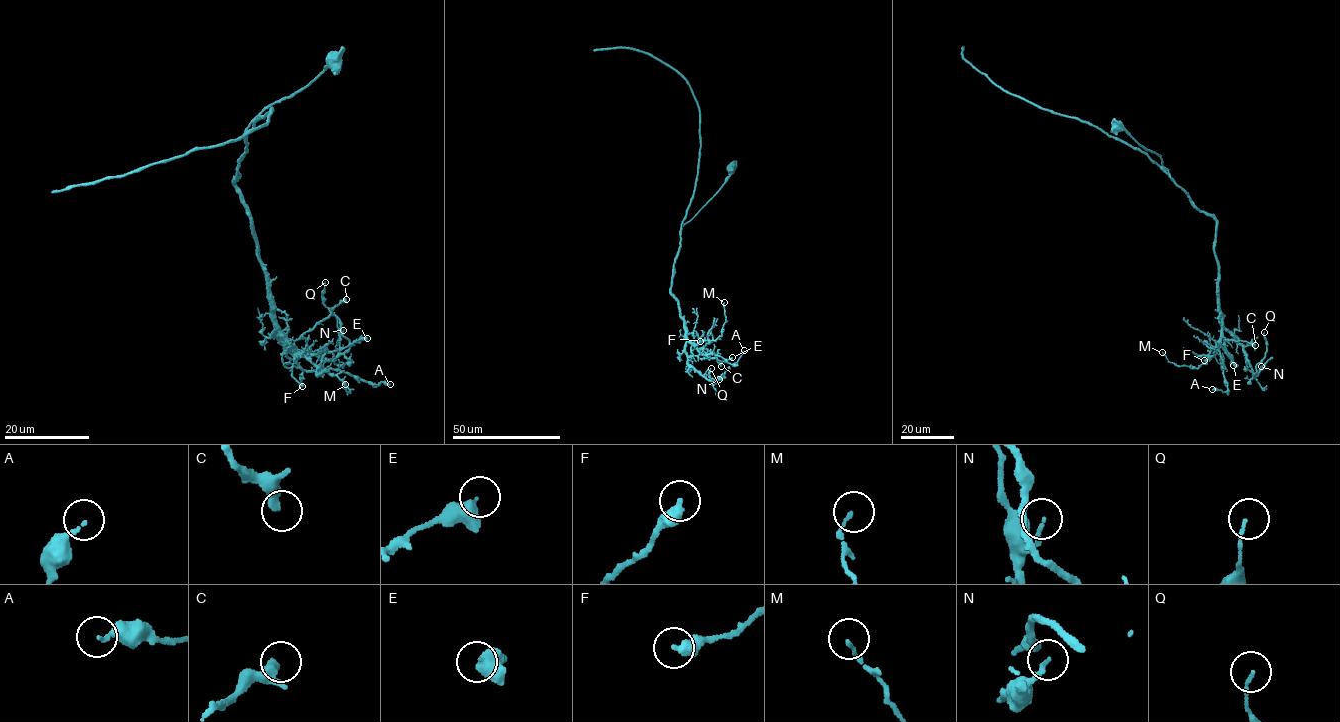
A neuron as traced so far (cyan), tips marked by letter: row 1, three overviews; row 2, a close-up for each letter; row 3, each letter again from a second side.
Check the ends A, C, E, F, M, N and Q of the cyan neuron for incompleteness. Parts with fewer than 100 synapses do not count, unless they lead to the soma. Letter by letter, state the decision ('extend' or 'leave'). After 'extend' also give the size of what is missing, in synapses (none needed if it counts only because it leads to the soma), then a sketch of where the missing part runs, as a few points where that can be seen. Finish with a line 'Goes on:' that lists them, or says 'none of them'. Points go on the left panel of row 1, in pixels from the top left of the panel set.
A: leave
C: leave
E: leave
F: leave
M: leave
N: leave
Q: leave
Goes on: none of them

